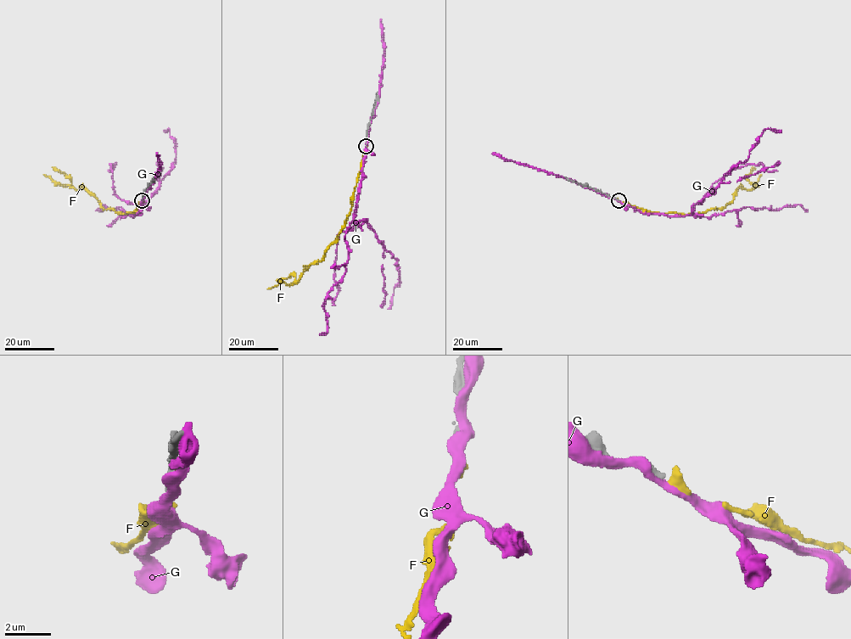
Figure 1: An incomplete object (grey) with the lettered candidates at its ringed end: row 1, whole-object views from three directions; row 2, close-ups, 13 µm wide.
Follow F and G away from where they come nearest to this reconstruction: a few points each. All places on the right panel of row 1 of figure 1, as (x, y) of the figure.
F: (617, 199), (654, 212), (705, 212), (721, 210), (733, 199), (733, 193), (739, 187), (754, 187), (762, 175)
G: (618, 200), (642, 212), (691, 215), (693, 206), (723, 176), (747, 159), (764, 129), (781, 129)

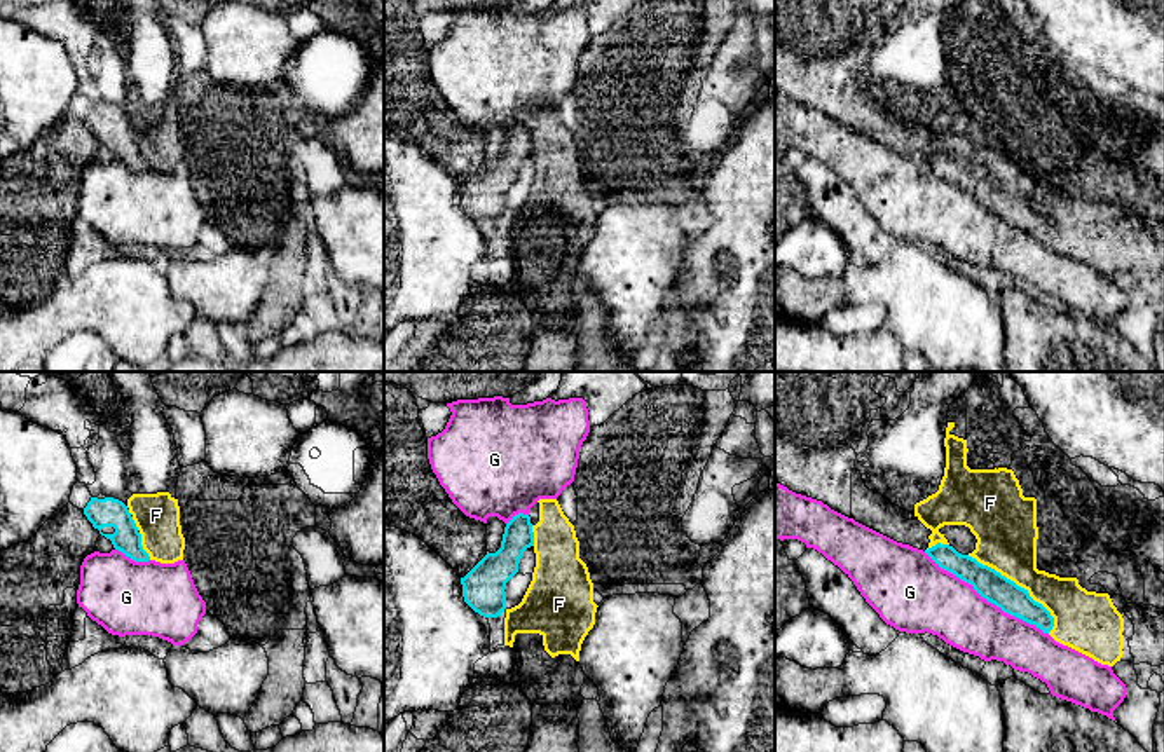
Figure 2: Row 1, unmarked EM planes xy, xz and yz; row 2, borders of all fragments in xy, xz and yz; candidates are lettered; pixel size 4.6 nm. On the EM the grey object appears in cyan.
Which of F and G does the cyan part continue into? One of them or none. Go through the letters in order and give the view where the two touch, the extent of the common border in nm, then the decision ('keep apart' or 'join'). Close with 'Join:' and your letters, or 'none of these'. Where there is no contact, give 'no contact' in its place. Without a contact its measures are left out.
F: contact in yz; length 500 nm; keep apart
G: contact in yz; length 700 nm; keep apart
Join: none of these

